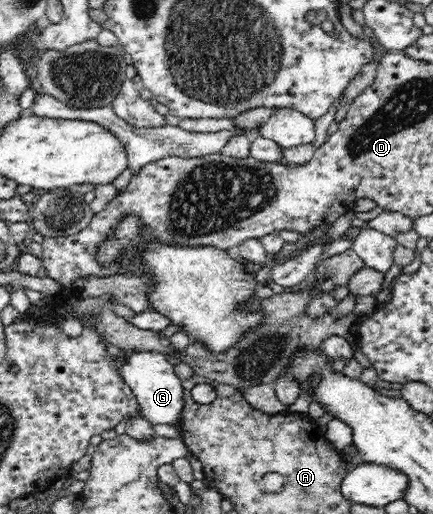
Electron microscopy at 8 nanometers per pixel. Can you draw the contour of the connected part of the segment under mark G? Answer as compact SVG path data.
M126 349L125 358L121 356L112 356L114 367L118 367L118 375L122 377L123 382L125 382L131 391L135 394L136 400L138 401L138 412L136 416L142 416L148 419L153 425L167 425L176 424L179 426L179 431L181 432L181 412L184 408L183 401L183 383L180 382L178 376L174 372L174 365L168 363L164 358L164 354L156 351L134 351L132 349Z

